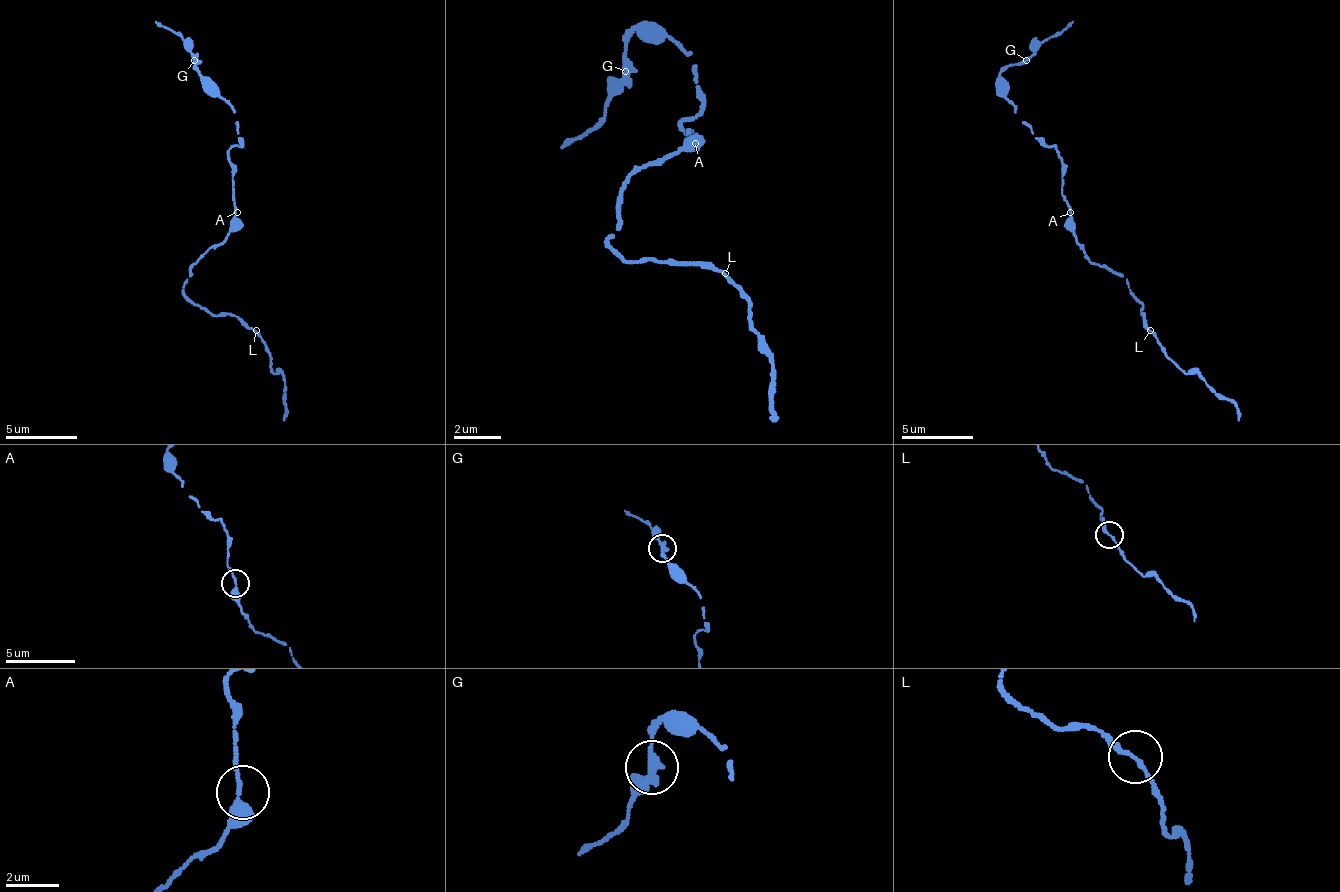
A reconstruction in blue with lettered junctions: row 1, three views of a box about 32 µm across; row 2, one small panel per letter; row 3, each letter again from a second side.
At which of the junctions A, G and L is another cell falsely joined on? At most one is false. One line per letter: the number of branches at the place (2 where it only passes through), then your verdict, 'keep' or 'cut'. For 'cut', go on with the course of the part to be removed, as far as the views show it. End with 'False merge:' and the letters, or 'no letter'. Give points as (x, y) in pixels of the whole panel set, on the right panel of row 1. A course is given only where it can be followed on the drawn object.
A: 2 | keep
G: 2 | keep
L: 2 | keep
False merge: no letter

